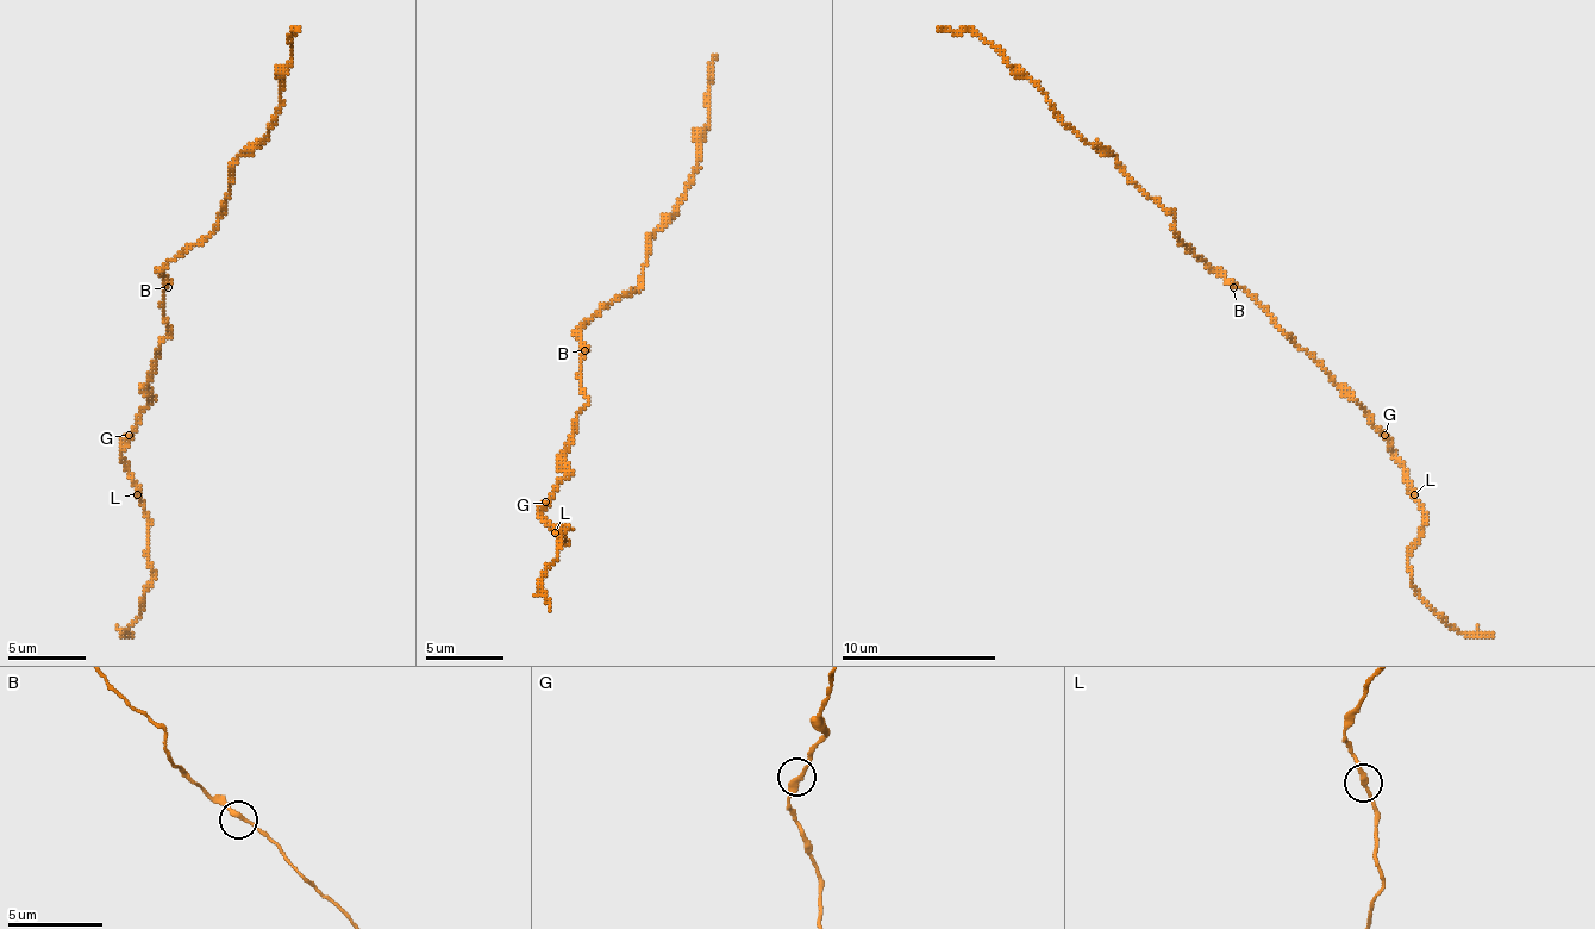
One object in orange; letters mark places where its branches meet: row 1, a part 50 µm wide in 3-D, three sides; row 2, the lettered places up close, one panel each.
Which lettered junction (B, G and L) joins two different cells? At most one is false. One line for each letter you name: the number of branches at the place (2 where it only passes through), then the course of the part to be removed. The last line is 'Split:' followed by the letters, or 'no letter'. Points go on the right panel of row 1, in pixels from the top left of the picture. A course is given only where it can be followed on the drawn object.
Split: no letter

